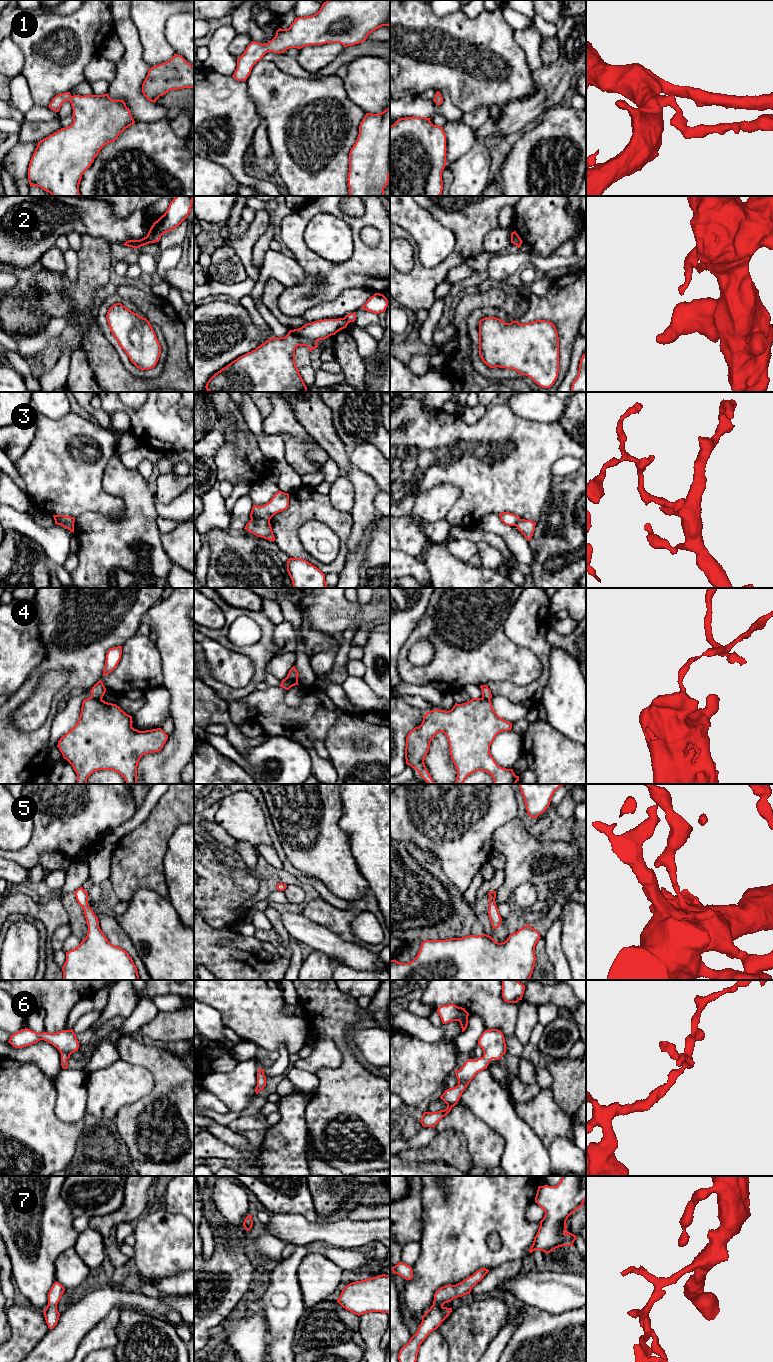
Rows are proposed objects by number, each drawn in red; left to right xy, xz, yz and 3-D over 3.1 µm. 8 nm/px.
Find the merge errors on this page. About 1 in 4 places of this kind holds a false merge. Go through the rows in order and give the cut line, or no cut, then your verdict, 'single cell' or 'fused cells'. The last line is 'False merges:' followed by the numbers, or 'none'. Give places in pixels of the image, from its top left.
1: no cut | single cell
2: xy (146, 236), (150, 242) | fused cells
3: xz (251, 518), (269, 520) | fused cells
4: xy (90, 697), (101, 699) | fused cells
5: no cut | single cell
6: no cut | single cell
7: no cut | single cell
False merges: 2, 3, 4

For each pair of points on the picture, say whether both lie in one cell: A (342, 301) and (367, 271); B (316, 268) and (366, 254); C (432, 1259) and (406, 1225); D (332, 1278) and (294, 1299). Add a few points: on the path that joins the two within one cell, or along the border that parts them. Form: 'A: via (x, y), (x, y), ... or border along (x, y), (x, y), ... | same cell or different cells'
A: border along (376, 292), (367, 288), (346, 288), (334, 299) | different cells
B: via (328, 269), (351, 269), (354, 266) | same cell
C: border along (422, 1218), (421, 1238), (418, 1241) | different cells
D: border along (296, 1271), (302, 1299), (306, 1307) | different cells

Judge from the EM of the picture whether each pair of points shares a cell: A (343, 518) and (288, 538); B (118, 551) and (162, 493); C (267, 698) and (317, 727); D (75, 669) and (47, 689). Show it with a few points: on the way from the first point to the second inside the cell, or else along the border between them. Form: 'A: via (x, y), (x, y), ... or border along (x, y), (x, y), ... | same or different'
A: via (327, 516), (302, 516), (296, 522) | same
B: border along (152, 485), (156, 500) | different
C: via (279, 710), (289, 720), (305, 722) | same
D: border along (64, 670), (67, 675), (67, 681), (54, 694) | different

